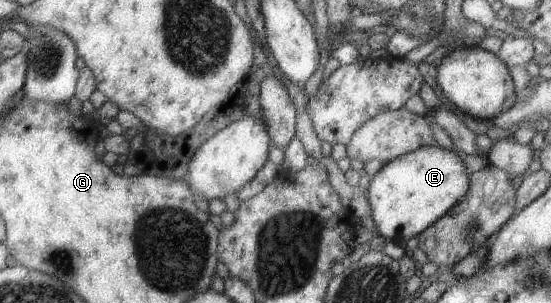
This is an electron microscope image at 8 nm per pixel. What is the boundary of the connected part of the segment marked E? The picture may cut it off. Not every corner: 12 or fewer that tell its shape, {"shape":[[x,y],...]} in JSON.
{"shape":[[438,145],[383,163],[365,191],[377,234],[403,245],[465,194]]}

